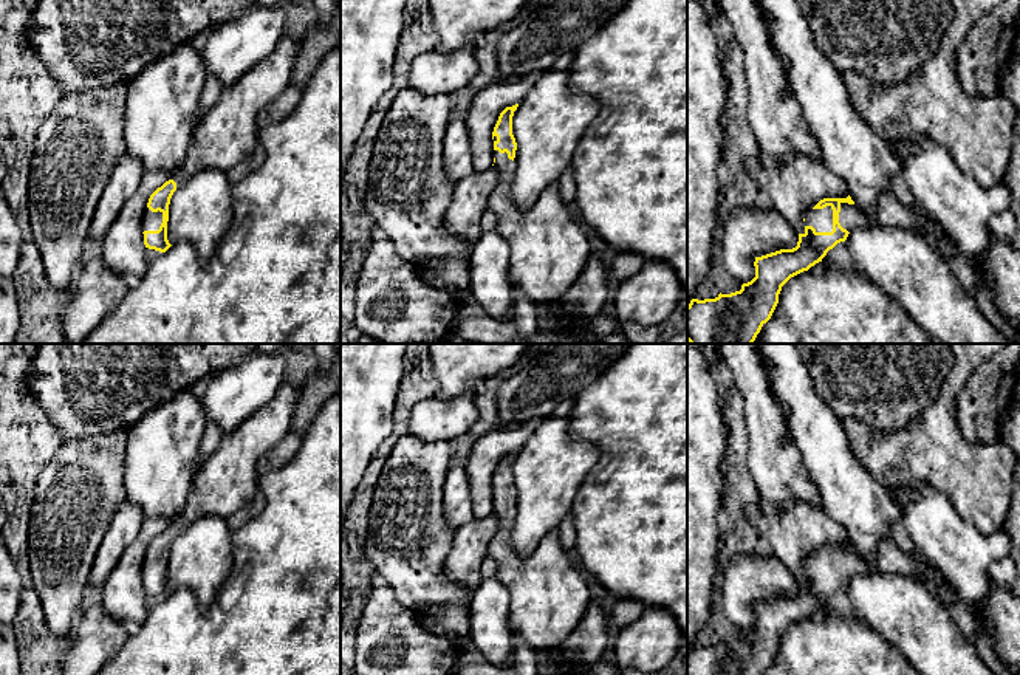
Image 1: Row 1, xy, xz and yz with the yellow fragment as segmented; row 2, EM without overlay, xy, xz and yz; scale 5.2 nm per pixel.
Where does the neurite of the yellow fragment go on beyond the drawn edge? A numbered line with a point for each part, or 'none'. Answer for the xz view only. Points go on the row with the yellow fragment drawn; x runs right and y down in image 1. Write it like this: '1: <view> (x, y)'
1: xz (550, 250)

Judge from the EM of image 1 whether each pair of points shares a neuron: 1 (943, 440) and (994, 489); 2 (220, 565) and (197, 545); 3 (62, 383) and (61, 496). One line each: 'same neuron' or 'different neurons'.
1: same neuron
2: same neuron
3: different neurons

